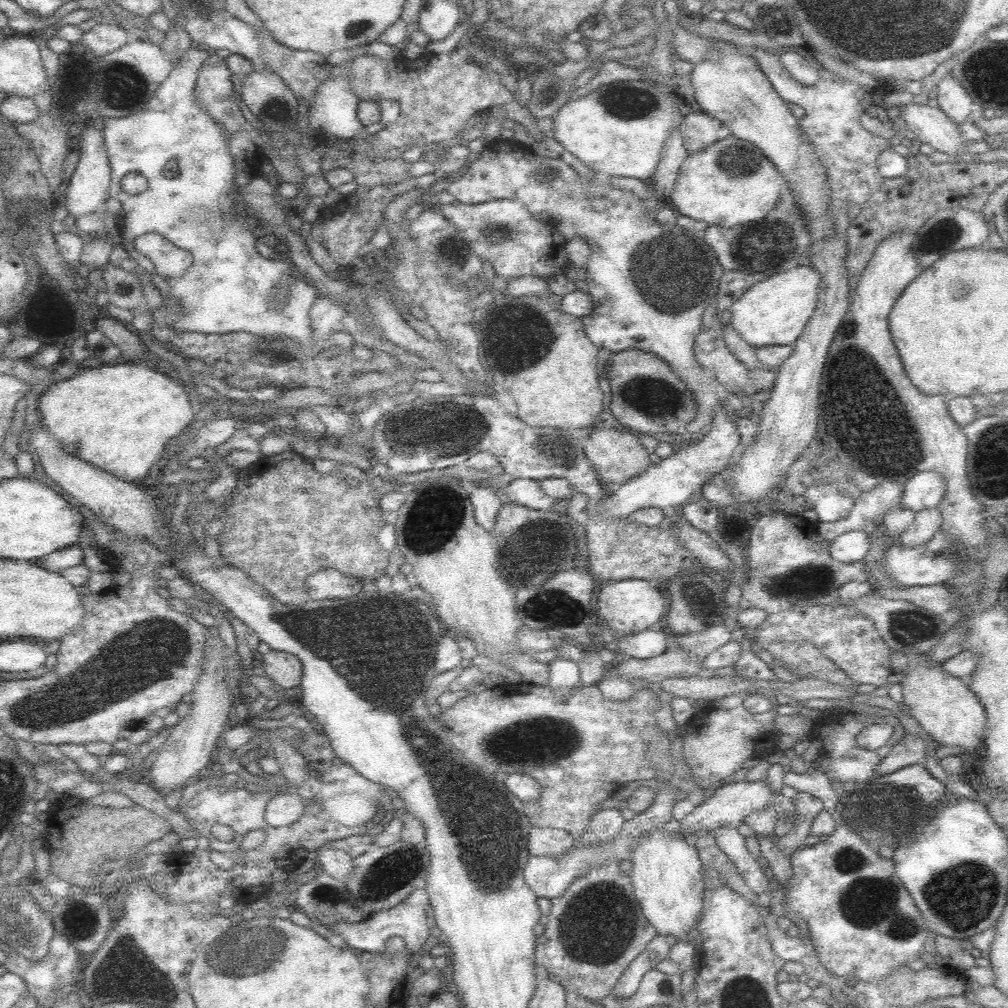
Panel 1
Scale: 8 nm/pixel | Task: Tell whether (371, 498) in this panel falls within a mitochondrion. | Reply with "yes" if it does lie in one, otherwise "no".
no

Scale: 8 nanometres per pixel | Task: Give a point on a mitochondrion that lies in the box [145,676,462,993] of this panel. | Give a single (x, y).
(266, 942)

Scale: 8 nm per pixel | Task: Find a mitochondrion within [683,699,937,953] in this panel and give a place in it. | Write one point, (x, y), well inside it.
(871, 900)

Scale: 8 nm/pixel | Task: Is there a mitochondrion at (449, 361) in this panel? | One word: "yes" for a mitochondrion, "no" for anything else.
no

